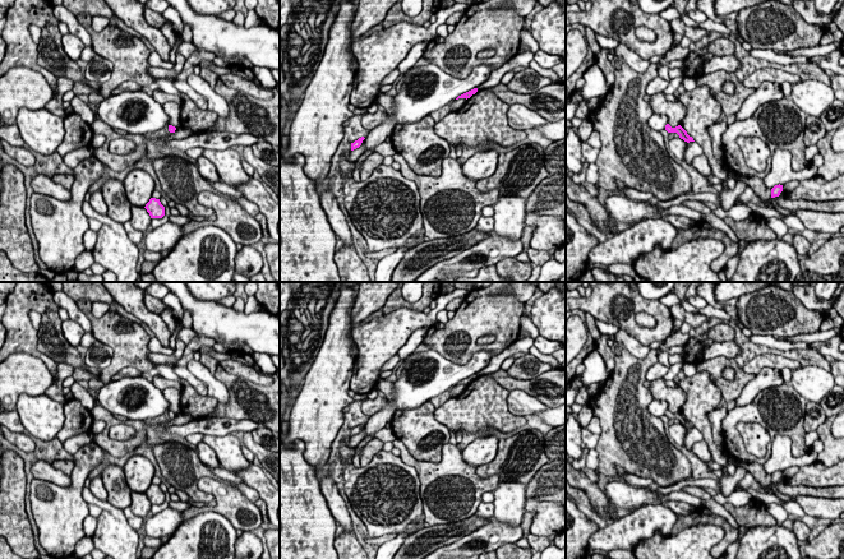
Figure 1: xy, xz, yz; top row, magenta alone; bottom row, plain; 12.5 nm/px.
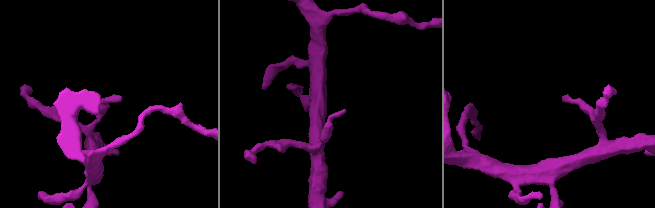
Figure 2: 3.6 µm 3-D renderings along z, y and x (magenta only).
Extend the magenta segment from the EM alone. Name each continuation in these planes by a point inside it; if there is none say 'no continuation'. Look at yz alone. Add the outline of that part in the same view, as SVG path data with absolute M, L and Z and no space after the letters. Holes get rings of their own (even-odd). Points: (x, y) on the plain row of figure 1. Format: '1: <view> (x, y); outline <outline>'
no continuation

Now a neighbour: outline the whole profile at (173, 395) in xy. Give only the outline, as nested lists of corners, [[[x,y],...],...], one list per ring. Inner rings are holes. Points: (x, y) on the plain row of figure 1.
[[[167,388],[166,391],[162,392],[167,402],[170,403],[169,411],[175,412],[176,415],[180,414],[181,410],[181,391],[176,388]]]

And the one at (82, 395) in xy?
[[[74,382],[70,387],[70,392],[78,401],[82,402],[82,405],[91,411],[97,401],[92,397],[92,394],[88,392],[88,389],[84,389],[78,382]]]

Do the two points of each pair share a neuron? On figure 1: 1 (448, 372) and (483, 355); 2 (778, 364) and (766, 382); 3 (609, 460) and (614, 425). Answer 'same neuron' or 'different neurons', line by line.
1: same neuron
2: different neurons
3: same neuron

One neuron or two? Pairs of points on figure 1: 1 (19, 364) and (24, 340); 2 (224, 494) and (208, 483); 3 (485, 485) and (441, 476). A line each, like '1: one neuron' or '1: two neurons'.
1: two neurons
2: one neuron
3: one neuron

